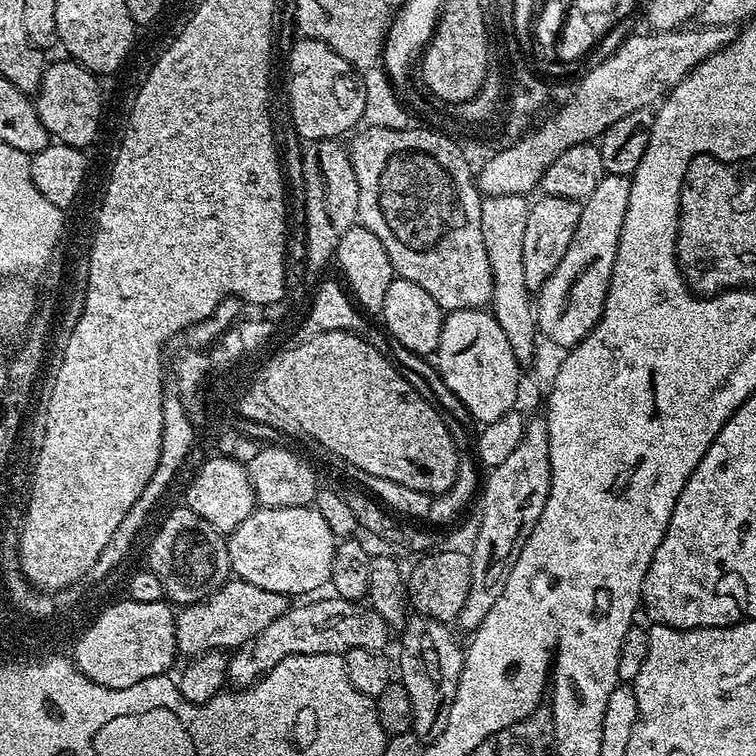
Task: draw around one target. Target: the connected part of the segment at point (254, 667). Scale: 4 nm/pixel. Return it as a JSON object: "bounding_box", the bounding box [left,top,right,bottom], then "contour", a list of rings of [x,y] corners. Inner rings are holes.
{"bounding_box":[228,594,390,690],"contour":[[[335,594],[329,597],[329,600],[312,598],[297,603],[300,604],[297,608],[296,605],[289,607],[288,611],[274,618],[274,622],[270,622],[262,634],[235,649],[228,657],[228,684],[236,690],[250,688],[288,657],[314,654],[338,656],[359,648],[375,652],[387,649],[390,625],[371,606],[364,602],[343,600]]]}

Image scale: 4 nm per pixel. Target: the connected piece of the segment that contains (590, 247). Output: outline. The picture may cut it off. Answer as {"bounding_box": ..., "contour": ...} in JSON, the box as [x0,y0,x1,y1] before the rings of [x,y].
{"bounding_box":[534,174,631,349],"contour":[[[605,174],[602,182],[598,182],[594,194],[583,201],[578,226],[570,246],[566,246],[566,254],[562,254],[550,278],[546,278],[540,291],[535,293],[534,307],[539,335],[558,342],[559,346],[566,349],[586,339],[590,330],[594,330],[600,321],[608,297],[626,206],[630,202],[631,185],[629,177]]]}

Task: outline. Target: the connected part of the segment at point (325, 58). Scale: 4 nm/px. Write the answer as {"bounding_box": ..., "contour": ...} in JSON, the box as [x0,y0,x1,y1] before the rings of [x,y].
{"bounding_box":[288,39,366,142],"contour":[[[297,39],[297,44],[288,52],[288,104],[292,107],[292,124],[304,142],[313,140],[335,140],[343,132],[351,133],[364,119],[366,90],[361,73],[347,64],[330,46],[317,40]]]}

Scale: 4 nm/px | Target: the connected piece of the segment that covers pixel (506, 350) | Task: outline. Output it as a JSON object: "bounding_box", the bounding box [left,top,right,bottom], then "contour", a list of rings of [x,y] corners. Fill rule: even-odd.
{"bounding_box":[434,308,522,425],"contour":[[[463,308],[457,312],[447,313],[434,353],[434,365],[458,403],[460,402],[474,419],[480,420],[481,425],[502,418],[502,414],[513,411],[517,407],[516,395],[520,392],[522,364],[514,358],[514,350],[510,350],[510,342],[507,341],[506,334],[502,334],[502,326],[498,326],[491,311],[484,308]]]}

